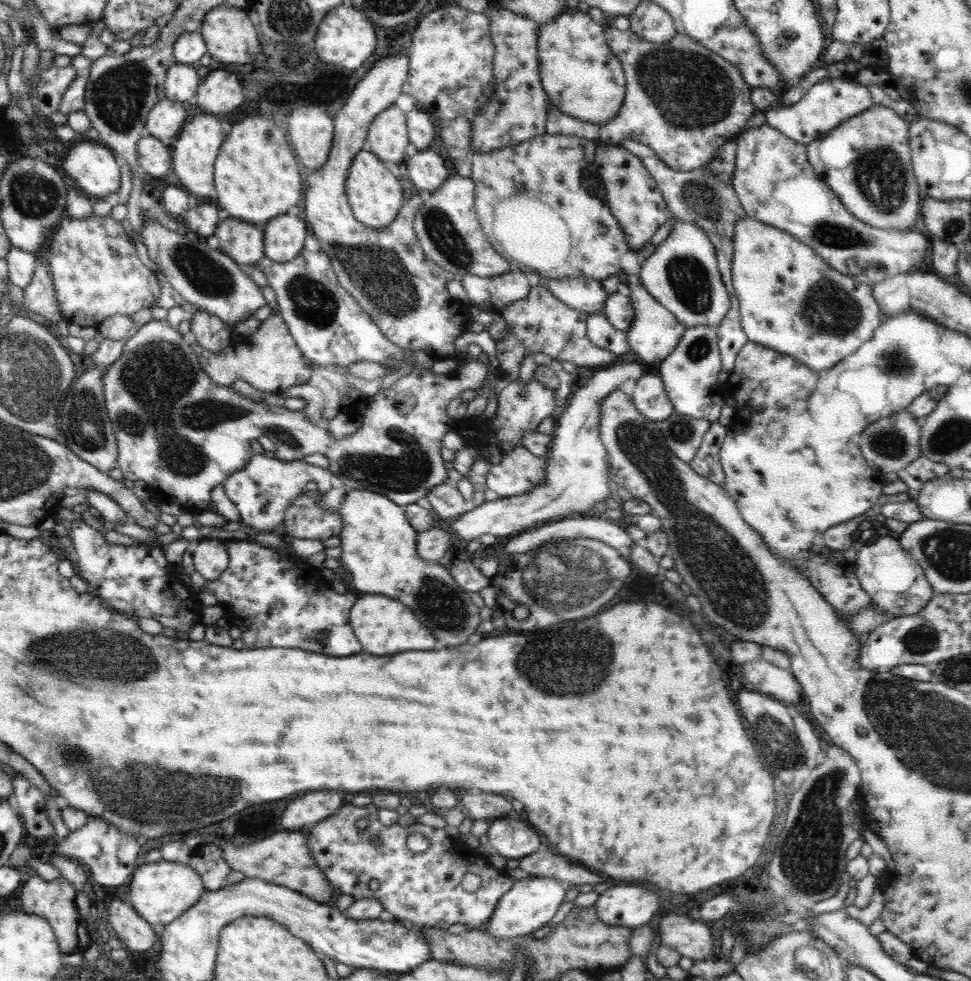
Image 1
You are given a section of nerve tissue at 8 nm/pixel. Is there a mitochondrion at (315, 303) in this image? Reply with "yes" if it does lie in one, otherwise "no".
yes

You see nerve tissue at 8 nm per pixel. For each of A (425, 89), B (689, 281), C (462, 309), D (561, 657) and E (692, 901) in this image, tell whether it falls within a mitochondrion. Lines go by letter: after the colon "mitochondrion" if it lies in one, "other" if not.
A: other
B: mitochondrion
C: other
D: mitochondrion
E: other

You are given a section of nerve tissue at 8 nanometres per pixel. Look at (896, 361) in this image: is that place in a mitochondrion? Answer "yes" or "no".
yes

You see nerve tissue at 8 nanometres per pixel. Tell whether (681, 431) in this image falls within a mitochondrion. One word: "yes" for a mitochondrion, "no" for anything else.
yes

